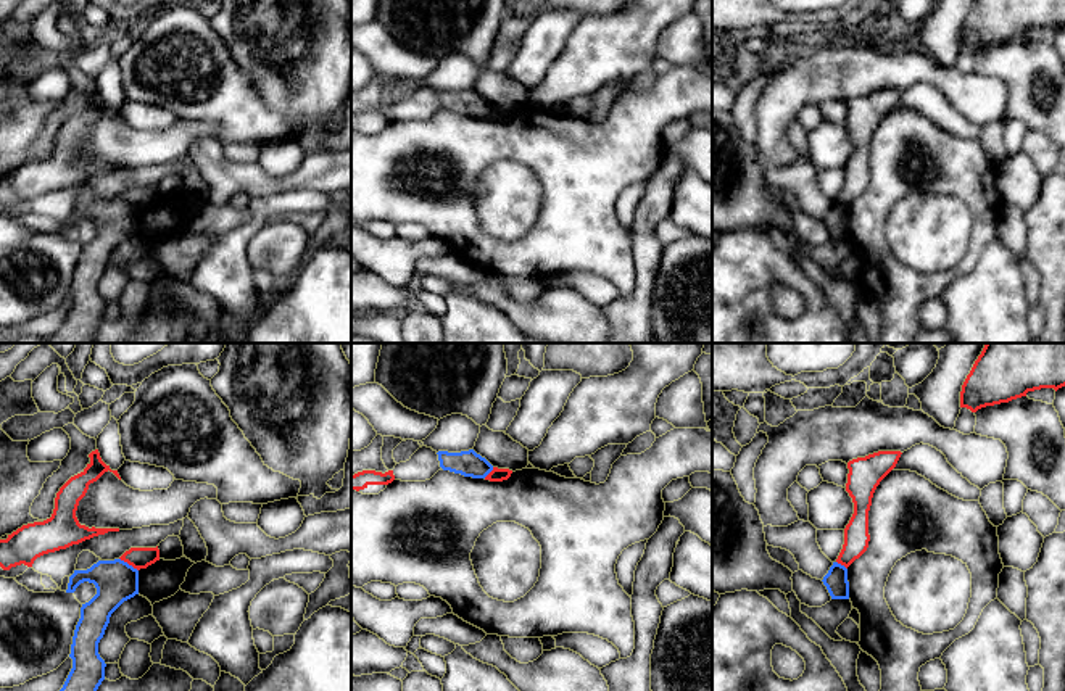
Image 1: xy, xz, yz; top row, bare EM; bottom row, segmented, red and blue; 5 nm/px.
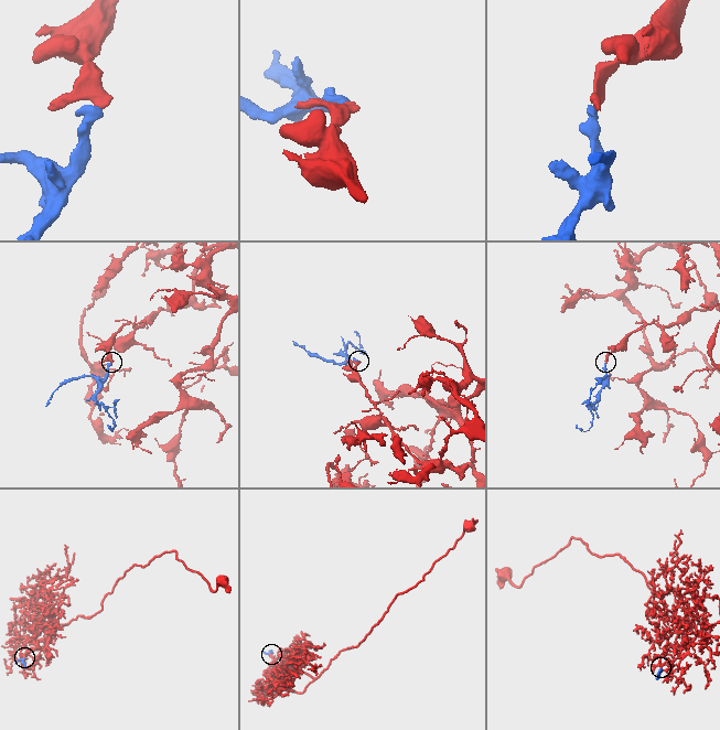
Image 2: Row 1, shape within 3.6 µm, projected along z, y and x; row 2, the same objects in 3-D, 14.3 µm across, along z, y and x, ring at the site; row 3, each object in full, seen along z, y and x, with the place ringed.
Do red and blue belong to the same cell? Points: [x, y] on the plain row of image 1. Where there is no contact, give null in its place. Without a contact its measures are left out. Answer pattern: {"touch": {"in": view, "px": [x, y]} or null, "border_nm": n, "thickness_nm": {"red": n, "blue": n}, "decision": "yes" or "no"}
{"touch": {"in": "xy", "px": [129, 203]}, "border_nm": 120, "thickness_nm": {"red": 110, "blue": 200}, "decision": "no"}

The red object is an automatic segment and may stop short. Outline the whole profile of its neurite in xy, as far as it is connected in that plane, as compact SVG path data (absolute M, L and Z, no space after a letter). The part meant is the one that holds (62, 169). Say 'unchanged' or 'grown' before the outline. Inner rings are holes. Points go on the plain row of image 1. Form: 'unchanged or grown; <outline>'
unchanged; M98 89L92 90L89 97L90 101L87 103L87 106L81 113L71 116L56 132L55 148L50 158L23 164L21 168L8 174L6 179L0 179L0 206L3 209L10 209L11 206L21 203L32 206L34 200L44 193L66 188L73 184L79 184L85 179L105 174L108 171L119 171L119 168L89 168L85 164L81 164L76 156L79 140L85 135L90 122L97 121L108 110L121 119L118 110L111 110L110 105L102 100Z

